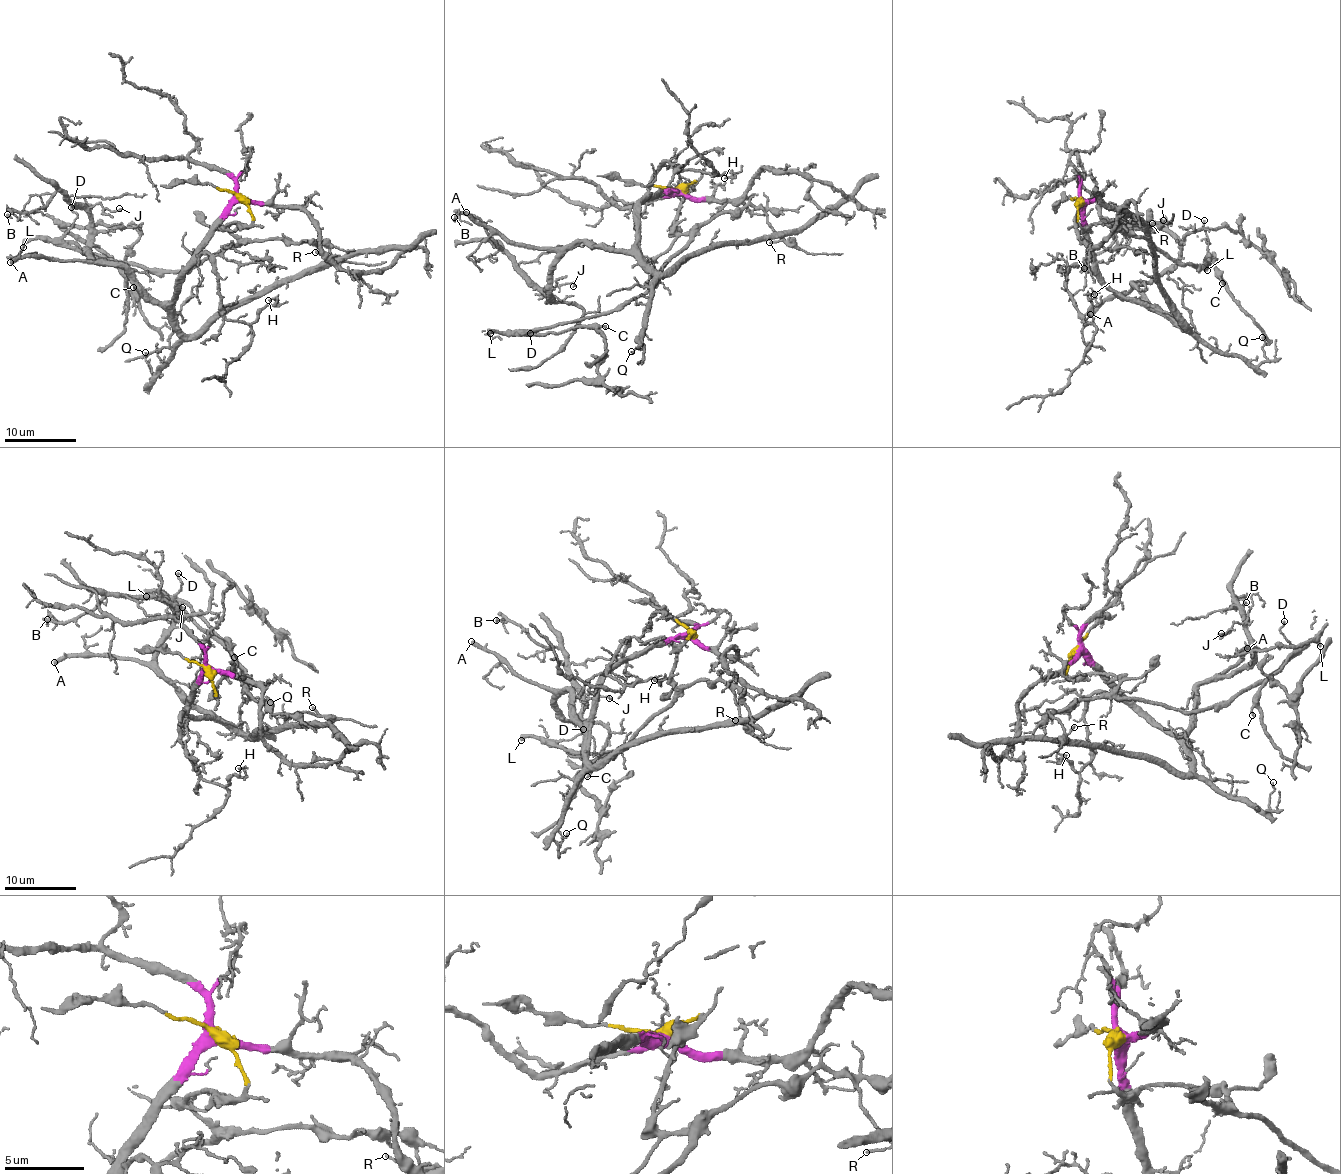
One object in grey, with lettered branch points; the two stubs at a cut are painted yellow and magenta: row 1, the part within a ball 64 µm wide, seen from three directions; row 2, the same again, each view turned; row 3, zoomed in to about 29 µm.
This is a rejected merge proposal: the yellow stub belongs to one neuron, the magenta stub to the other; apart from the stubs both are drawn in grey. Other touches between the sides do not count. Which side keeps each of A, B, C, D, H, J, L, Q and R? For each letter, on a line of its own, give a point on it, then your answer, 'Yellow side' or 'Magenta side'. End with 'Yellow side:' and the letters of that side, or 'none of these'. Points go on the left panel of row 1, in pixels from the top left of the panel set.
A: Place: (10, 262). Magenta side
B: Place: (7, 214). Magenta side
C: Place: (133, 287). Yellow side
D: Place: (71, 207). Yellow side
H: Place: (268, 300). Magenta side
J: Place: (119, 208). Magenta side
L: Place: (23, 247). Yellow side
Q: Place: (145, 352). Magenta side
R: Place: (315, 252). Yellow side
Yellow side: C, D, L, R

